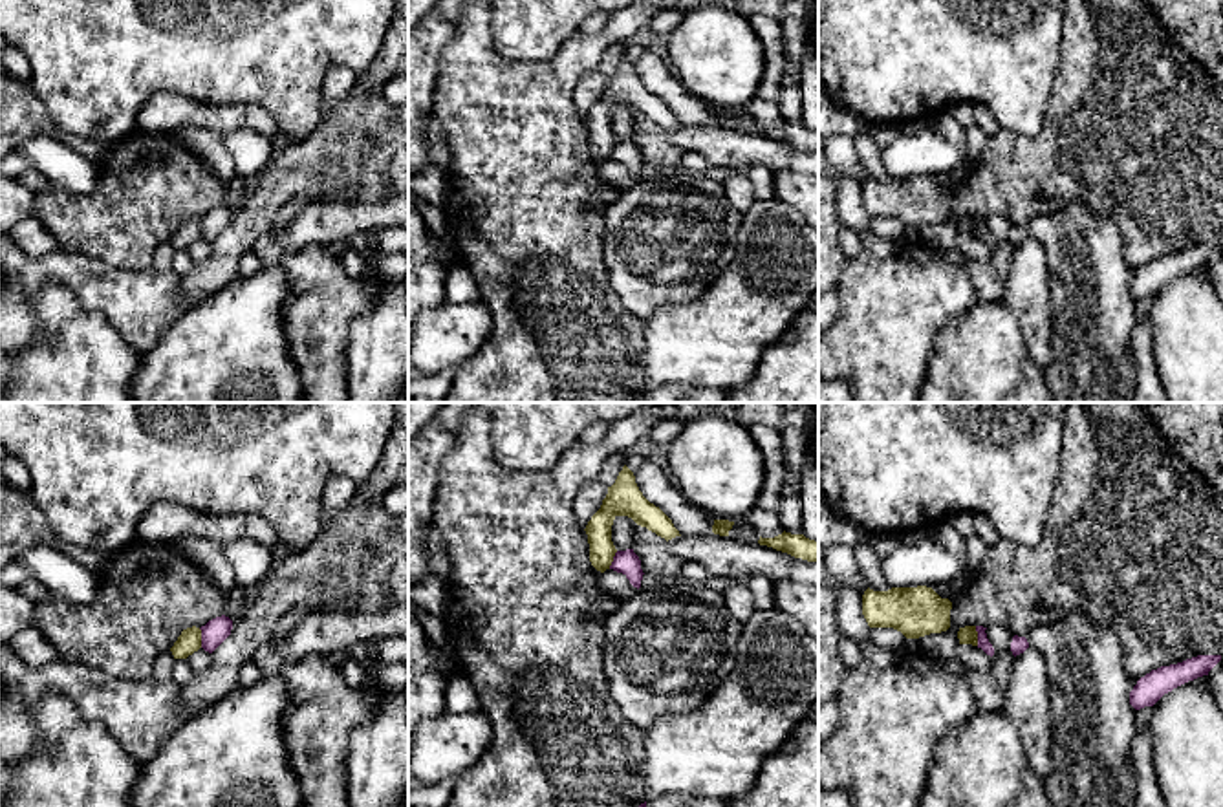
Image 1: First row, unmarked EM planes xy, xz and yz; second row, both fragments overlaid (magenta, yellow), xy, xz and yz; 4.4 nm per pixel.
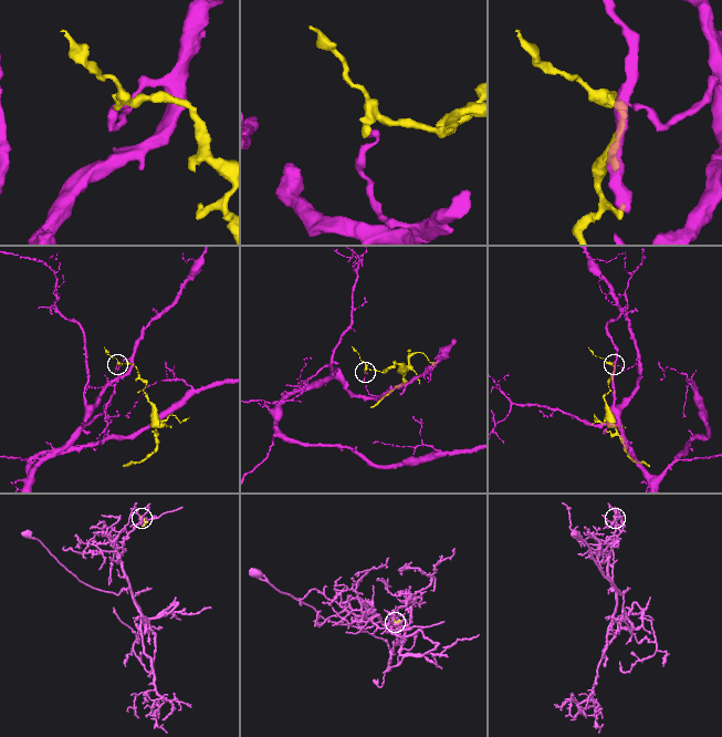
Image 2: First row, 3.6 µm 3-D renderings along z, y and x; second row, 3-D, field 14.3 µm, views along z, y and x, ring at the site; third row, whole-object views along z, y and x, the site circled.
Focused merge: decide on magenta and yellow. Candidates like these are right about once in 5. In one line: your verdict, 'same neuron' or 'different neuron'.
different neuron

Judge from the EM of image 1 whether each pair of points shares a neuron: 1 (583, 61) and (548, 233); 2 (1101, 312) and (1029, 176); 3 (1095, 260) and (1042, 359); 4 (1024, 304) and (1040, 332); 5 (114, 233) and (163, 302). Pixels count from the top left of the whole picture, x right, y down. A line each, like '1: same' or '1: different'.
1: same
2: different
3: different
4: same
5: different

